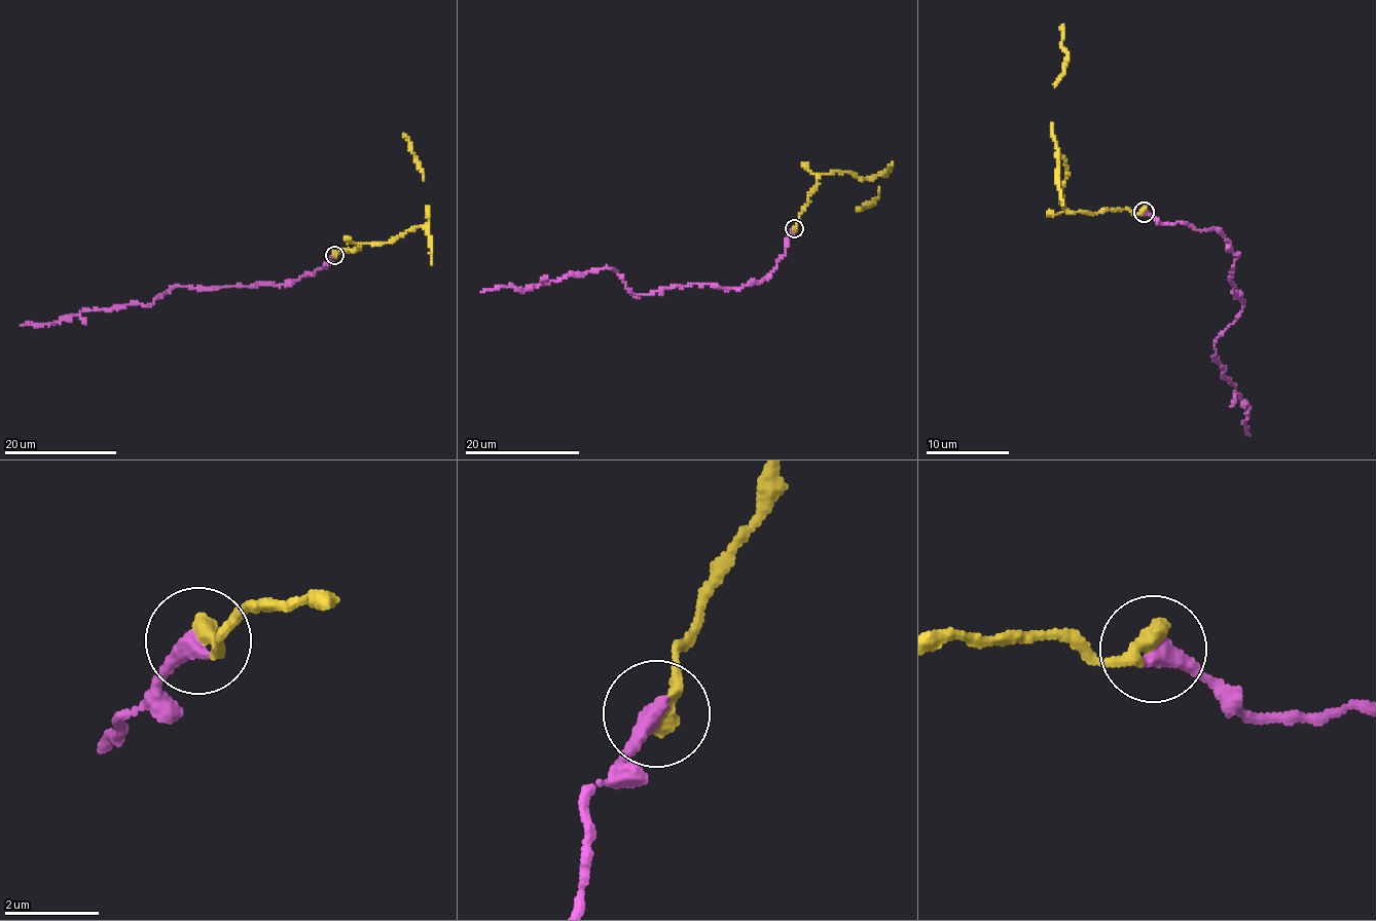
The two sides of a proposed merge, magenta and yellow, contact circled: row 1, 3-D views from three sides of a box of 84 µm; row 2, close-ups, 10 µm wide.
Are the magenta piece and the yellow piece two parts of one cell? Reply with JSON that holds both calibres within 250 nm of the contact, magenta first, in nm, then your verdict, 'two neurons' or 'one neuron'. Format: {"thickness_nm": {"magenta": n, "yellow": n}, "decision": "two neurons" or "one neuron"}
{"thickness_nm": {"magenta": 400, "yellow": 420}, "decision": "one neuron"}

